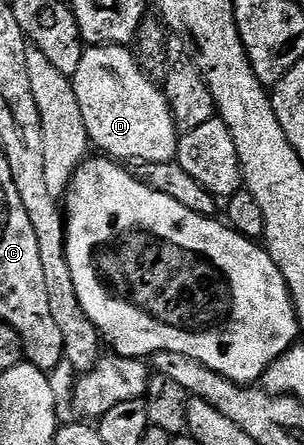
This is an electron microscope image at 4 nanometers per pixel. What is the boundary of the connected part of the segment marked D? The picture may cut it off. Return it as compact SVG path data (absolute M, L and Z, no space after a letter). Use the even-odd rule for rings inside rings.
M89 45L71 77L90 144L117 161L174 162L179 132L164 90L146 75L125 45Z

